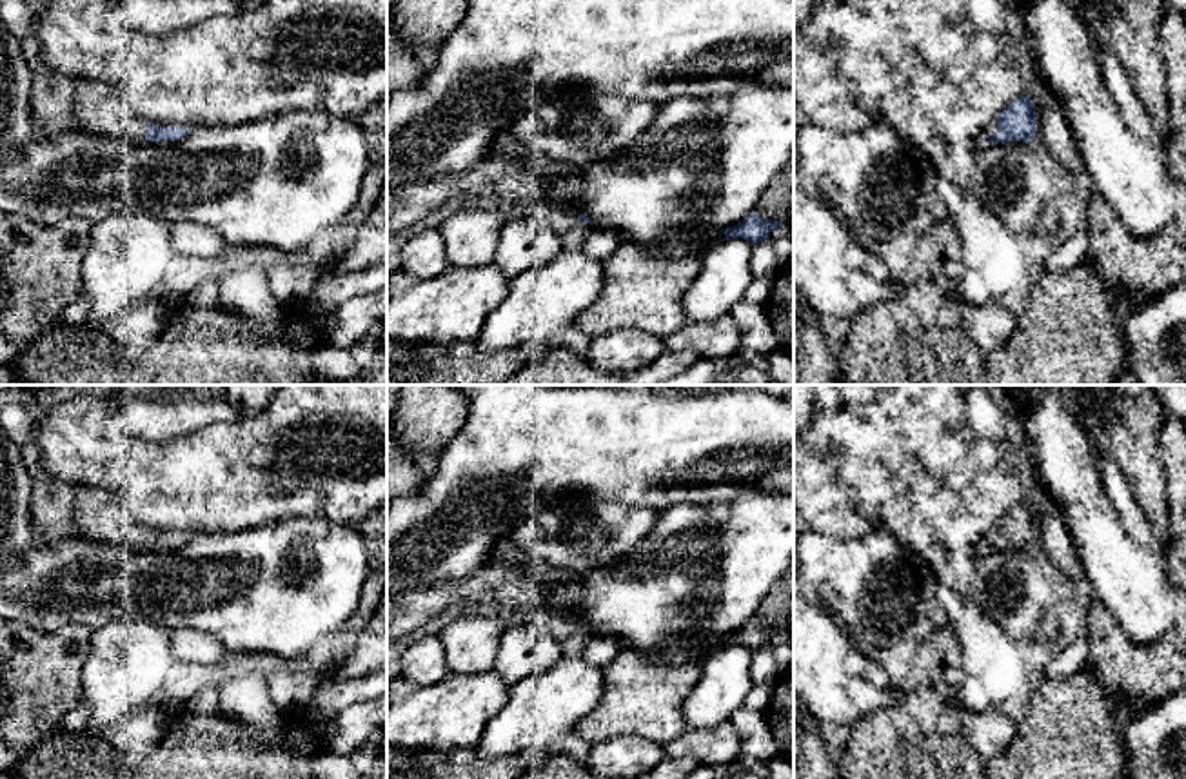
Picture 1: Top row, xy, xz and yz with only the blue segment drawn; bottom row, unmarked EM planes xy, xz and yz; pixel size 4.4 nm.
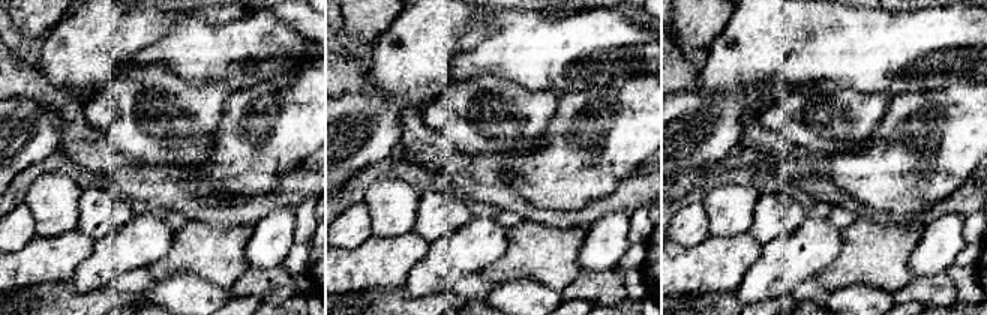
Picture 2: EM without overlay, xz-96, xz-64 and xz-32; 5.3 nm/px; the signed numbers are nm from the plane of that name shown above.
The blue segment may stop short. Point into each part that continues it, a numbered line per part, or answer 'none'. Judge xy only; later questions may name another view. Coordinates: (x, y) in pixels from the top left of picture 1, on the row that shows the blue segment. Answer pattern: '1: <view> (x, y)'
1: xy (98, 108)

